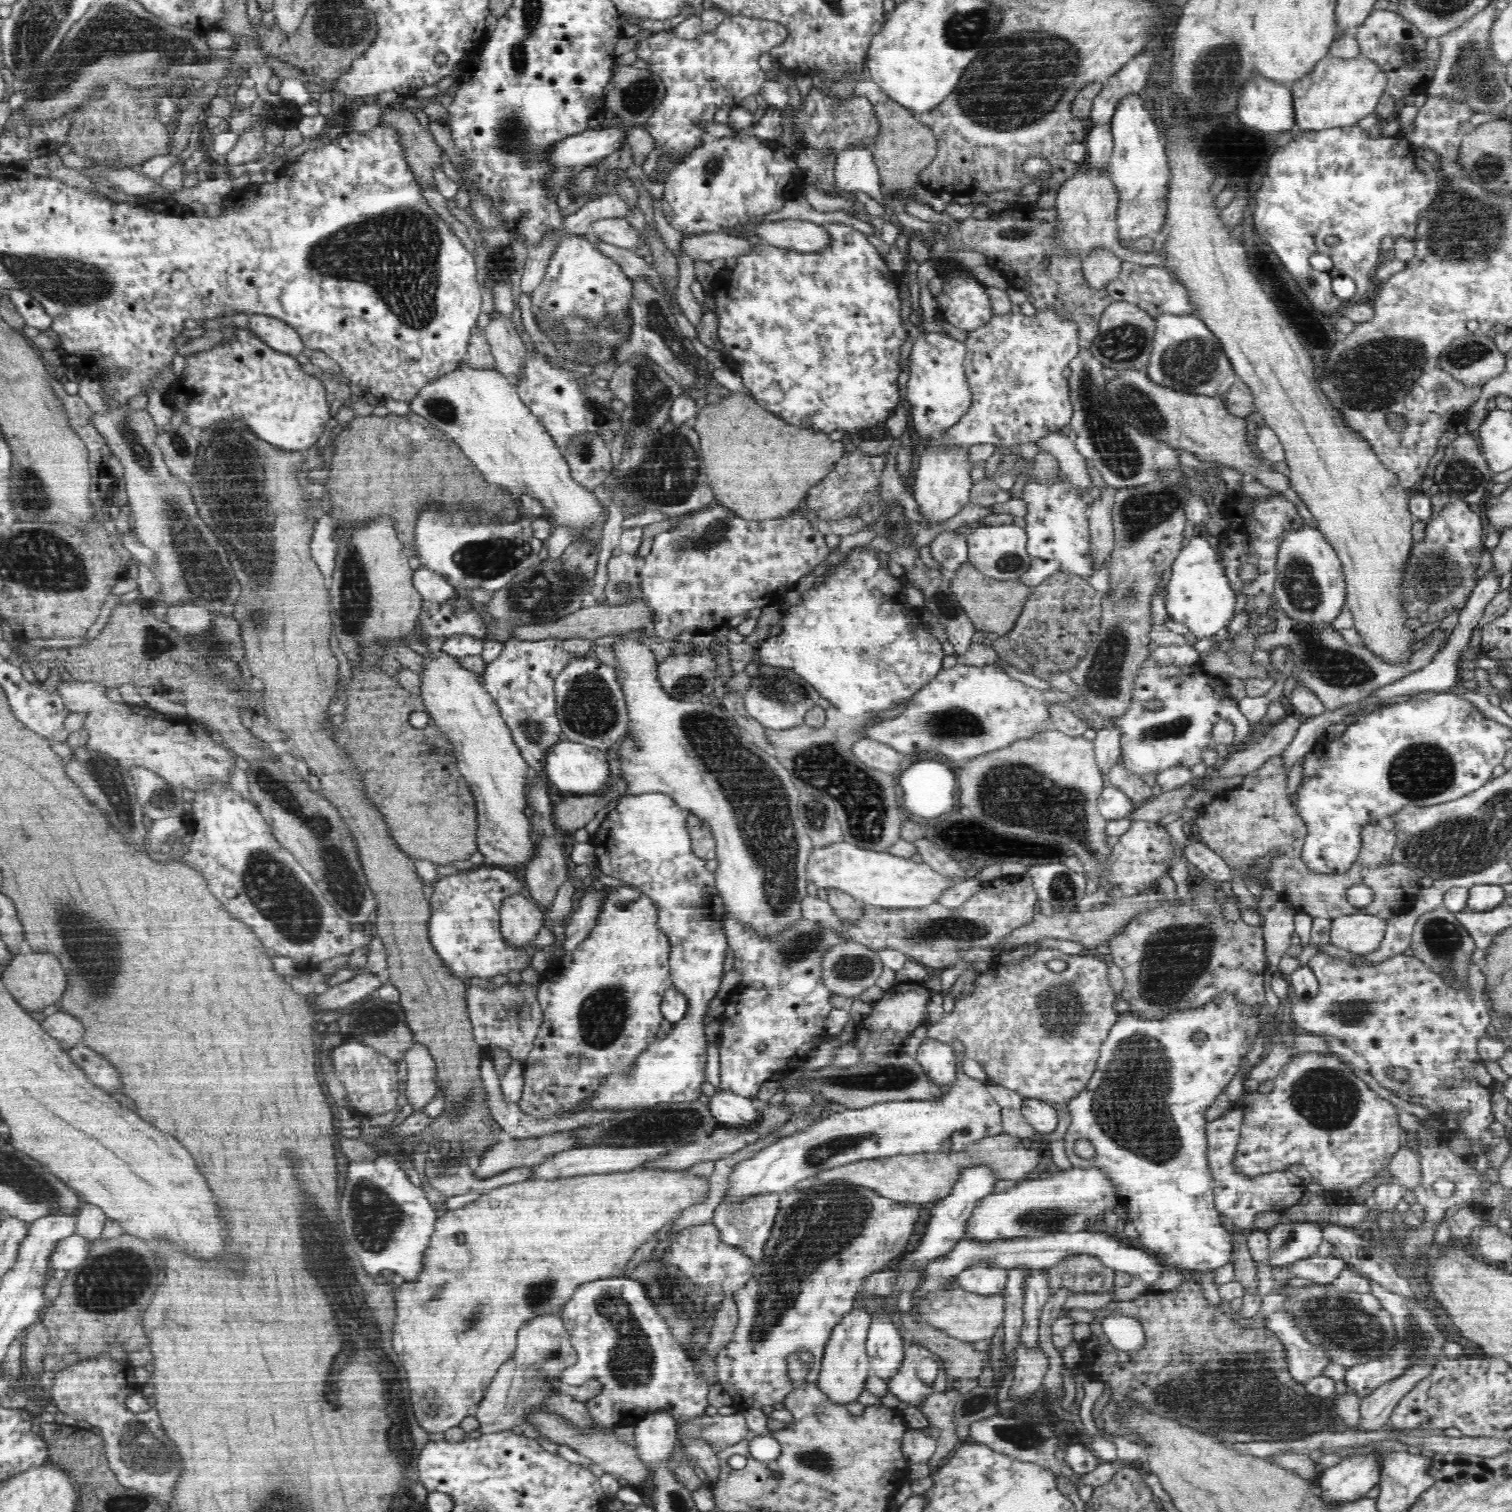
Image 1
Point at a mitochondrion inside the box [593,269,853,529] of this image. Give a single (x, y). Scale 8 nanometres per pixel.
(667, 474)

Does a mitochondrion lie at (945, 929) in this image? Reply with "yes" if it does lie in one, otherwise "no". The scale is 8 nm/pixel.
yes

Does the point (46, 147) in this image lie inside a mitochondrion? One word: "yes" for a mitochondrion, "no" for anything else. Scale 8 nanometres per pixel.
no

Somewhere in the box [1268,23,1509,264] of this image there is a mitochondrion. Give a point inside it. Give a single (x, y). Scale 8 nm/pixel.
(1470, 72)

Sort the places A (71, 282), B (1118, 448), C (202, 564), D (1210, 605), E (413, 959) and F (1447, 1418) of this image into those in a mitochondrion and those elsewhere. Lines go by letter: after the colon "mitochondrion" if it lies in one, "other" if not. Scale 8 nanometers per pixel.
A: mitochondrion
B: mitochondrion
C: mitochondrion
D: other
E: other
F: other

